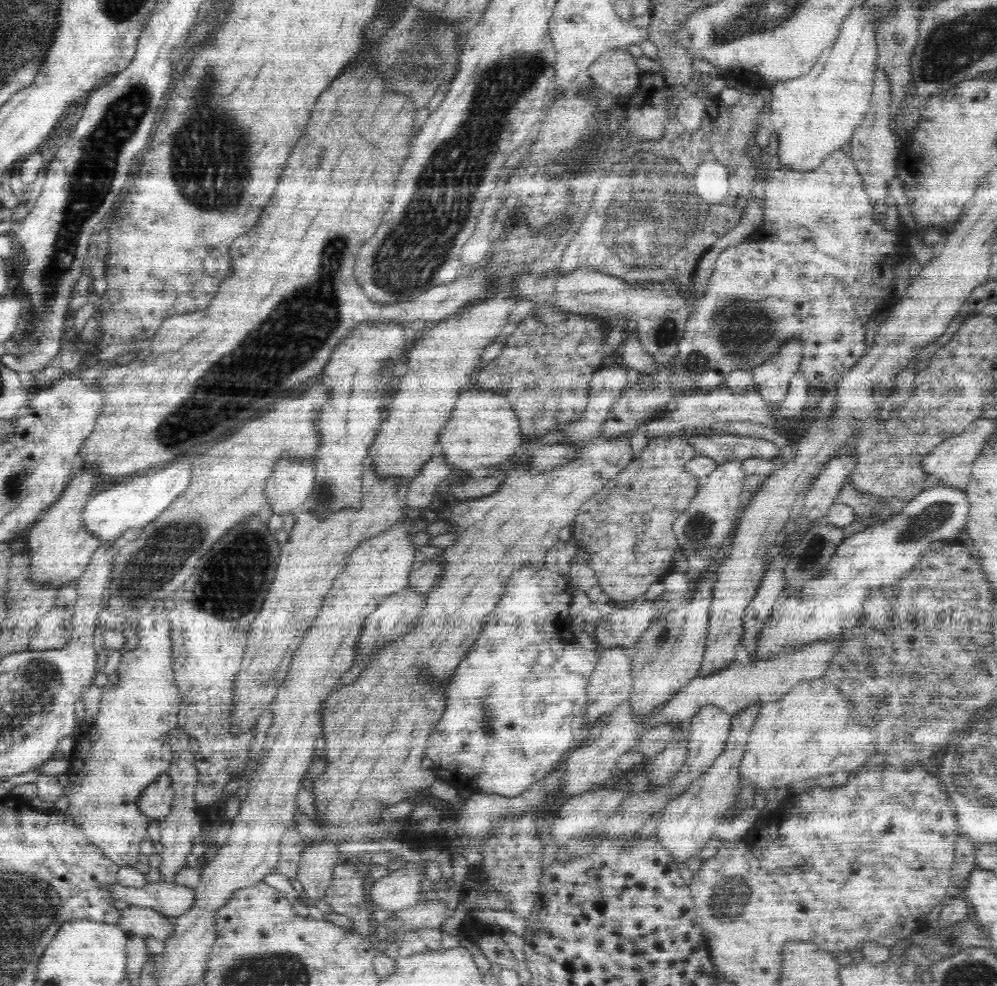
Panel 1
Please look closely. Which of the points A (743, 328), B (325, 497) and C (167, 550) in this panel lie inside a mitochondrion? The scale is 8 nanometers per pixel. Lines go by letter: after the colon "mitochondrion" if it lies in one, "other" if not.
A: mitochondrion
B: mitochondrion
C: mitochondrion

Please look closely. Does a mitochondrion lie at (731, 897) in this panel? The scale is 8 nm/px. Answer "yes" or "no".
yes

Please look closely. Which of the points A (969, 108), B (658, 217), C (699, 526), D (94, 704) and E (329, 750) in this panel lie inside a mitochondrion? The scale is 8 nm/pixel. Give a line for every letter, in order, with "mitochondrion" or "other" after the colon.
A: other
B: mitochondrion
C: mitochondrion
D: other
E: other

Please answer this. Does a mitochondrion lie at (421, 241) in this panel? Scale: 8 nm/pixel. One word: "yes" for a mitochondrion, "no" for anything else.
yes

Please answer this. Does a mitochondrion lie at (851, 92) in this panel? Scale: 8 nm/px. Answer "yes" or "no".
no

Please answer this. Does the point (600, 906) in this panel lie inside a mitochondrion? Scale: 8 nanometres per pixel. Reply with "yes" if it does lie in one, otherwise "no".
no

